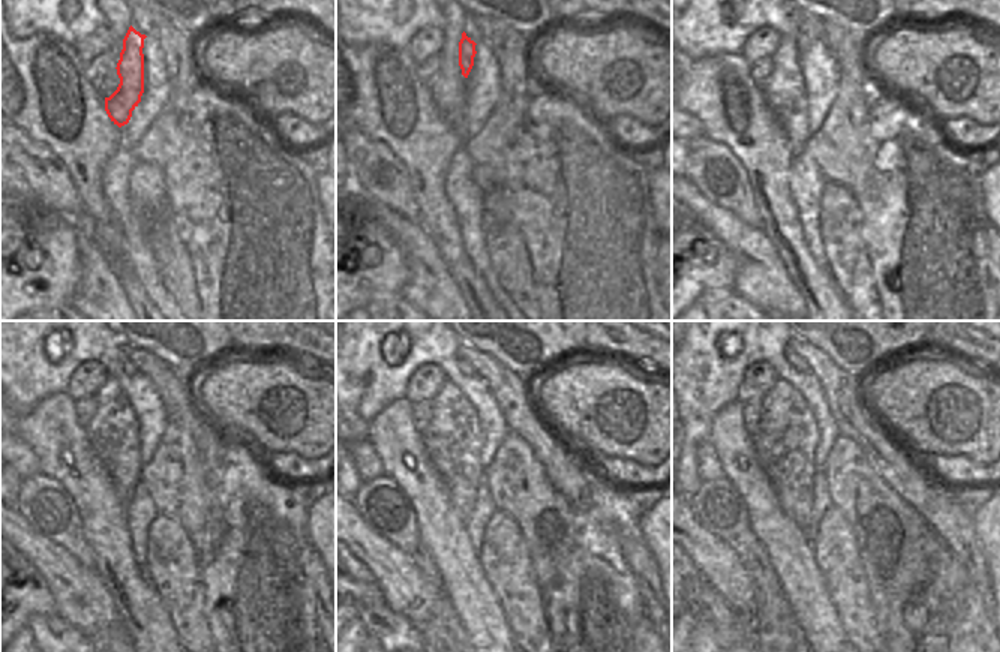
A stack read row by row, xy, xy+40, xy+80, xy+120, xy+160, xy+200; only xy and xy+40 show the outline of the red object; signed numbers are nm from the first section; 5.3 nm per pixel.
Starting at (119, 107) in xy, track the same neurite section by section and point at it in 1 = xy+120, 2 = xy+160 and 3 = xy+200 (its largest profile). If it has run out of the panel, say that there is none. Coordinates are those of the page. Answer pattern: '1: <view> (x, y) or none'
1: xy+120 (129, 369)
2: xy+160 (465, 369)
3: xy+200 (796, 361)

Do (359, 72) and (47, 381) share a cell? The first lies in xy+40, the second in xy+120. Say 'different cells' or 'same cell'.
different cells

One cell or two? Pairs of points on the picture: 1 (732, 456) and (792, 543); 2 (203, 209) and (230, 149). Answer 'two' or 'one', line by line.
1: one
2: one

